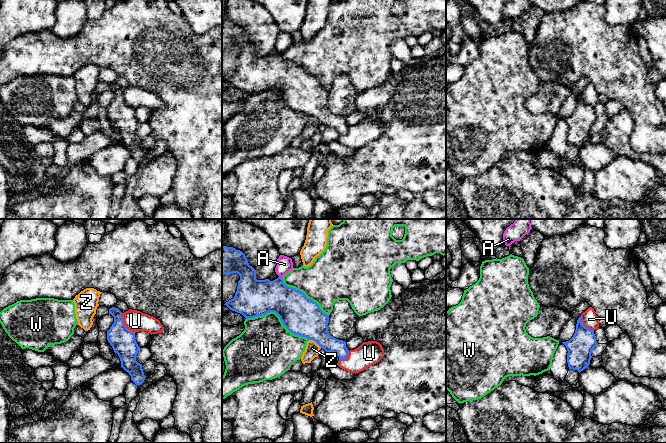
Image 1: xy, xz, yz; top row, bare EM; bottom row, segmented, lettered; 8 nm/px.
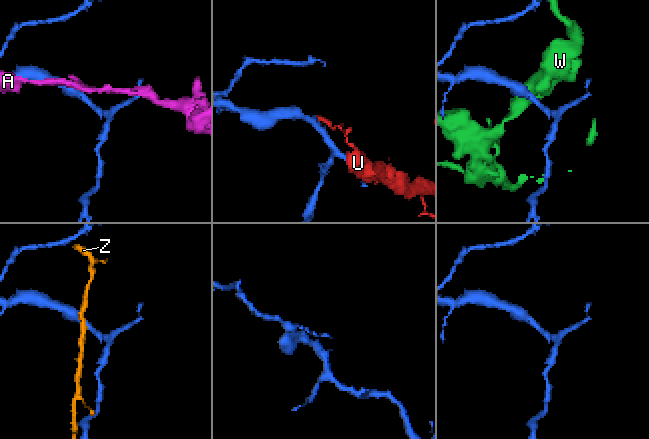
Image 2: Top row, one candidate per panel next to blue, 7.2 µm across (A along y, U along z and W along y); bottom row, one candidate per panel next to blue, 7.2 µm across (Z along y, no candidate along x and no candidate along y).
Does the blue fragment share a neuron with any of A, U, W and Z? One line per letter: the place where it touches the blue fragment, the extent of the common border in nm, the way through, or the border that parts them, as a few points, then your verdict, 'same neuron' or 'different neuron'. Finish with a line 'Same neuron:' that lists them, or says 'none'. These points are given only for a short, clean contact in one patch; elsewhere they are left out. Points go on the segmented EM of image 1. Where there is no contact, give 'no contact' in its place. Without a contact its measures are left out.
A: contact xz (279, 276); length 30 nm; border xz (279, 275), (281, 277); different neuron
U: contact xy (123, 324); length 190 nm; border xy (122, 313), (123, 324), (134, 333); different neuron
W: contact xz (279, 316); length 550 nm; different neuron
Z: contact xz (315, 341); length 120 nm; different neuron
Same neuron: none

